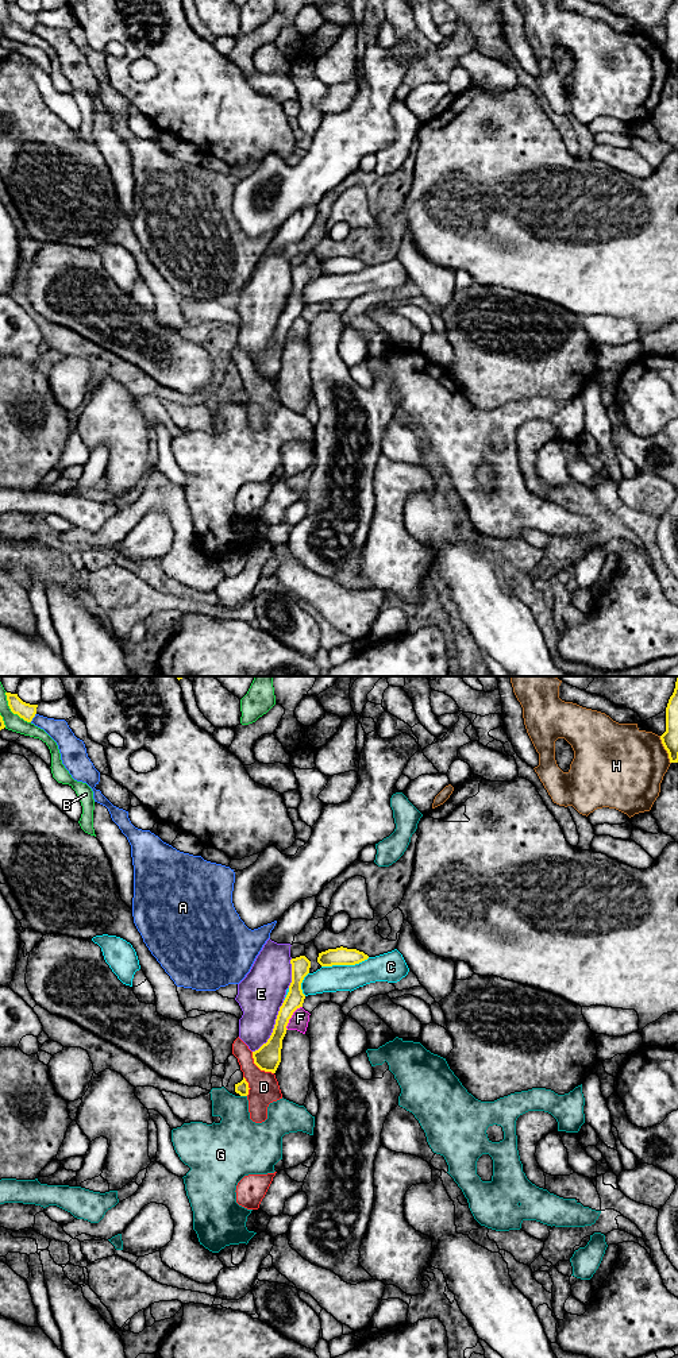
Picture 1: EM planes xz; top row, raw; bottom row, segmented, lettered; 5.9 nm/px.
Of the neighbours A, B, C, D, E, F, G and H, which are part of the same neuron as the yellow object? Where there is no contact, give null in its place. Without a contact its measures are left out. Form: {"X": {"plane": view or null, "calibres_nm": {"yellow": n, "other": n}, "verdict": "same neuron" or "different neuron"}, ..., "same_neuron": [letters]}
{"A": {"plane": "xz", "calibres_nm": {"yellow": 100, "other": 130}, "verdict": "different neuron"}, "B": {"plane": "xz", "calibres_nm": {"yellow": 100, "other": 100}, "verdict": "different neuron"}, "C": {"plane": "xz", "calibres_nm": {"yellow": 110, "other": 170}, "verdict": "different neuron"}, "D": {"plane": "xz", "calibres_nm": {"yellow": 160, "other": 180}, "verdict": "different neuron"}, "E": {"plane": "xz", "calibres_nm": {"yellow": 160, "other": 280}, "verdict": "different neuron"}, "F": {"plane": "xz", "calibres_nm": {"yellow": 130, "other": 110}, "verdict": "different neuron"}, "G": {"plane": "xz", "calibres_nm": {"yellow": 80, "other": 260}, "verdict": "different neuron"}, "H": {"plane": "xz", "calibres_nm": {"yellow": 100, "other": 460}, "verdict": "different neuron"}, "same_neuron": []}

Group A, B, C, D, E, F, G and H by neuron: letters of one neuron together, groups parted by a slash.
A D / B / C / E / F / G / H

